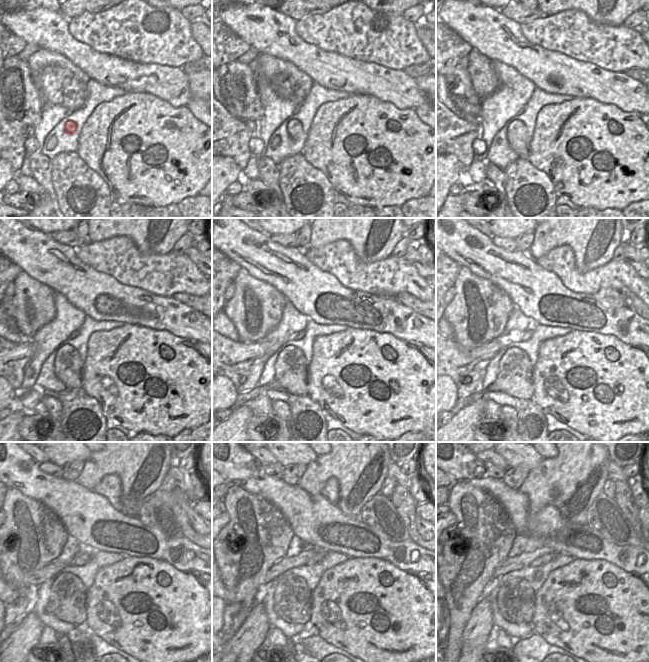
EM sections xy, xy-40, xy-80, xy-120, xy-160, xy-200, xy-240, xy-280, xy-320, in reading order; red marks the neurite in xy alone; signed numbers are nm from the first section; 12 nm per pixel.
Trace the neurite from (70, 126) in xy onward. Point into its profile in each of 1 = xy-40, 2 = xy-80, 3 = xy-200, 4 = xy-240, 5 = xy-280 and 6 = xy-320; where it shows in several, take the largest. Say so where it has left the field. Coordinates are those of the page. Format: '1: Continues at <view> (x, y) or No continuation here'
1: Continues at xy-40 (294, 128)
2: Continues at xy-80 (517, 133)
3: Continues at xy-200 (515, 373)
4: Continues at xy-240 (67, 602)
5: Continues at xy-280 (292, 599)
6: Continues at xy-320 (516, 599).

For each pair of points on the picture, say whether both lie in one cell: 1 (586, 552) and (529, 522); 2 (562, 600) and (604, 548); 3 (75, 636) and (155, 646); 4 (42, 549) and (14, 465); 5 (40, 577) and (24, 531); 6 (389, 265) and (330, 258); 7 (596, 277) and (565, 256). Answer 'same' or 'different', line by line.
1: same
2: different
3: different
4: different
5: different
6: same
7: same

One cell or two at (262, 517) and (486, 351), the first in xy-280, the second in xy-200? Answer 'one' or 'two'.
two

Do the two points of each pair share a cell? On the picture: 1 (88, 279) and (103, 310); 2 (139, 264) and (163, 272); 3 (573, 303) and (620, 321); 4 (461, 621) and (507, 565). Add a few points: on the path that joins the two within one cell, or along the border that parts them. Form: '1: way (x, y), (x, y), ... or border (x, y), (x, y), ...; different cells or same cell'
1: way (89, 287), (103, 302); same cell
2: way (145, 270), (147, 272), (157, 272); same cell
3: way (585, 313), (596, 319), (608, 321); same cell
4: border (506, 557), (495, 568), (492, 577); different cells

